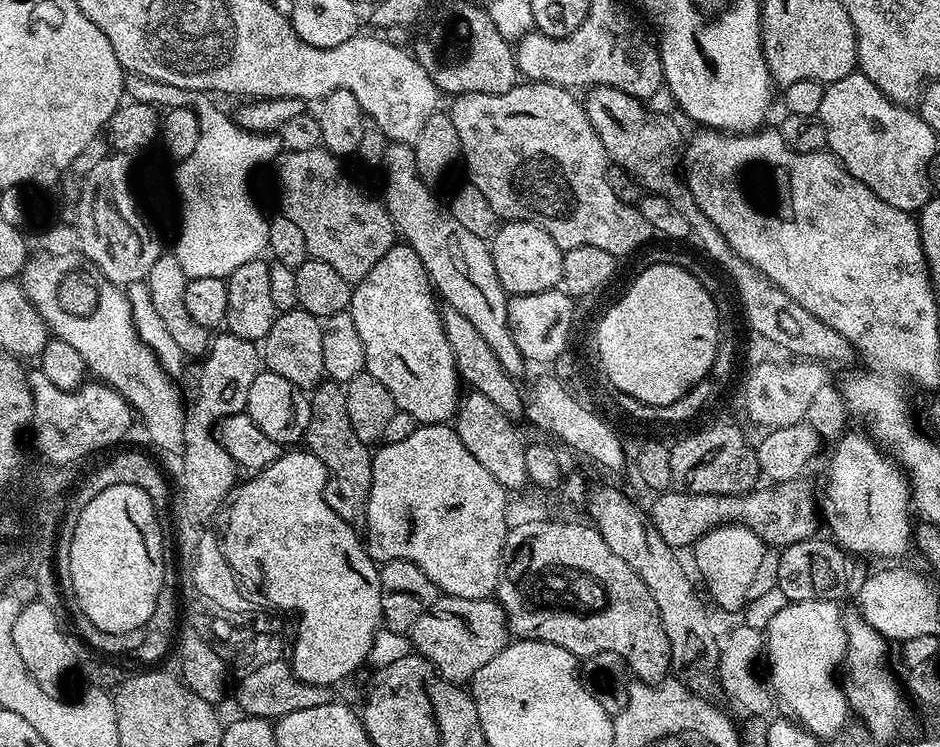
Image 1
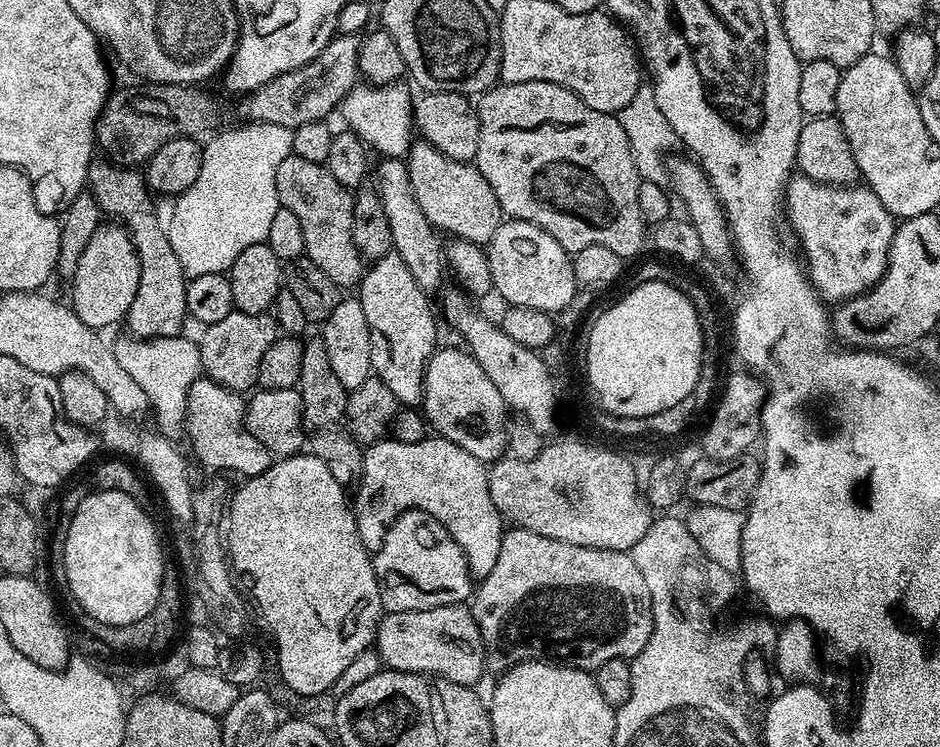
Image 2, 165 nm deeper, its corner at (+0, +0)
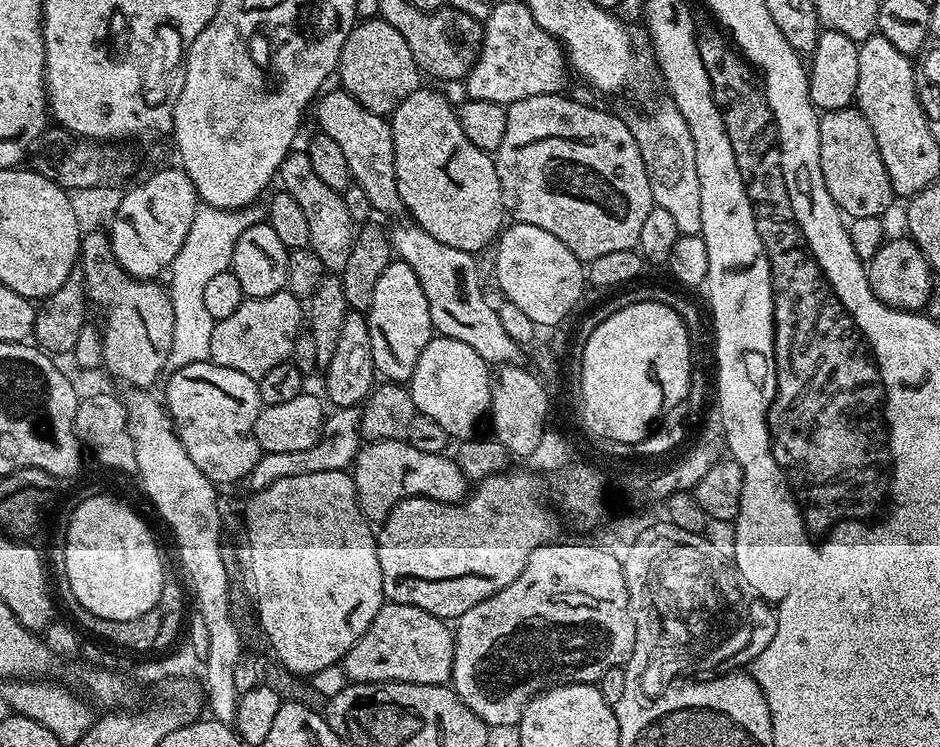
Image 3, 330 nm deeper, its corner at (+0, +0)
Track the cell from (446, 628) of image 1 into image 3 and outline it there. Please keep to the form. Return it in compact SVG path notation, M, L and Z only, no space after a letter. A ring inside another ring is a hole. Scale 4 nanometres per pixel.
M385 602L374 622L370 622L366 634L362 634L362 638L358 638L358 642L354 642L352 649L344 655L342 667L349 681L357 684L383 684L389 680L411 684L448 684L452 678L455 645L453 629L434 614L426 614L426 610L418 610L418 606Z

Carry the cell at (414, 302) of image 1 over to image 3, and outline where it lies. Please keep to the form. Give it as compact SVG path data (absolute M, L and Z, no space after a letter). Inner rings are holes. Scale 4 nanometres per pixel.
M396 258L382 271L375 283L372 298L366 311L368 327L374 330L379 339L381 336L388 347L373 347L376 371L388 382L411 381L414 366L418 366L418 357L434 335L430 306L426 302L426 294L422 294L422 282L418 282L418 274L410 270L405 260Z

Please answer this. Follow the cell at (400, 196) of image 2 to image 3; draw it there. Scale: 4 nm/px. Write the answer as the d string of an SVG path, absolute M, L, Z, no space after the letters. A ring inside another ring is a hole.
M339 91L321 95L315 101L316 128L342 146L342 154L350 166L353 181L370 198L373 209L380 212L400 212L402 205L398 194L398 182L394 174L394 138L392 125L387 119L362 106L349 92Z

